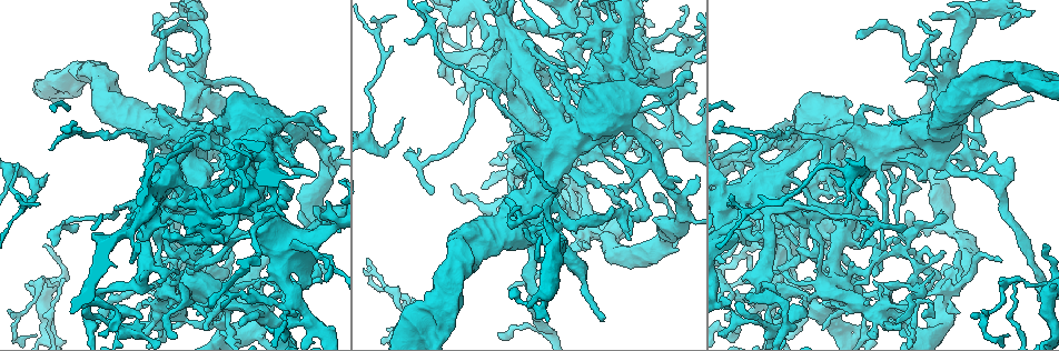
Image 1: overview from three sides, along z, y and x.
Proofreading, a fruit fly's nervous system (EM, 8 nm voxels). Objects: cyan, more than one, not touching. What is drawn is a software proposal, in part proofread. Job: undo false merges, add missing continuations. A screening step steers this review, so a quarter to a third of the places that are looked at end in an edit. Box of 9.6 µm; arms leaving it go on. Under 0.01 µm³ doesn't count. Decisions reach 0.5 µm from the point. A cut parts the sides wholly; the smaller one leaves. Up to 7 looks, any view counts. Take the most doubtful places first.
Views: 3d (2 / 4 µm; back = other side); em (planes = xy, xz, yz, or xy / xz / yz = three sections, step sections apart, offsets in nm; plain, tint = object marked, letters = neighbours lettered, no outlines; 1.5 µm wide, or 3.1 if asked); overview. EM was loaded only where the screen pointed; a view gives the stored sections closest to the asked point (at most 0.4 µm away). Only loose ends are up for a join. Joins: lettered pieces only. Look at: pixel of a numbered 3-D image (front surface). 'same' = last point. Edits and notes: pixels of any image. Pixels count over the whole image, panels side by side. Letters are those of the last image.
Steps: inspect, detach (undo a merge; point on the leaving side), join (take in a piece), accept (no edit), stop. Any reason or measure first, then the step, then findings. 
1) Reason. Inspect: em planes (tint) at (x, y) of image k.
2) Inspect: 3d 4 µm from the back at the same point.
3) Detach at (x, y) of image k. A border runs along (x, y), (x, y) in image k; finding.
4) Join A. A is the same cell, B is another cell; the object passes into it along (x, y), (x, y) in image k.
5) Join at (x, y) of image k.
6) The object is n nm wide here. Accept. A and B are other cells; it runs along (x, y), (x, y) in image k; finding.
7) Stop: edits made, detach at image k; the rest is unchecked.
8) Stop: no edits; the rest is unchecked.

Abrupt turn. Inspect: em planes (plain) at (880, 308) of image 1.

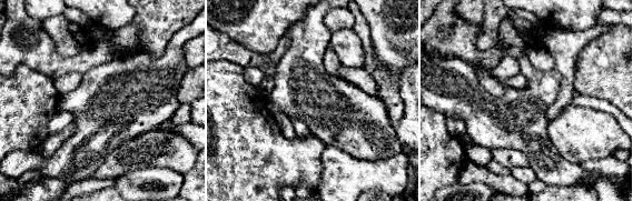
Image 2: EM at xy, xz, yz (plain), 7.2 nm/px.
Inspect: em planes (letters) at the same point.

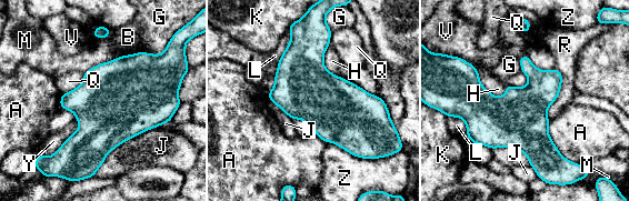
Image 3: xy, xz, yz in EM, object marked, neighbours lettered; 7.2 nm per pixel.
Accept. A, B, G, H, J, K, L, M, Q, R, V, Y and Z are other cells; a border runs along (528, 77), (523, 86), (507, 86) in image 3; one neuron here.

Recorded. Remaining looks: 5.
Calibre changes. Inspect: em planes (letters) at (182, 135) of image 1.

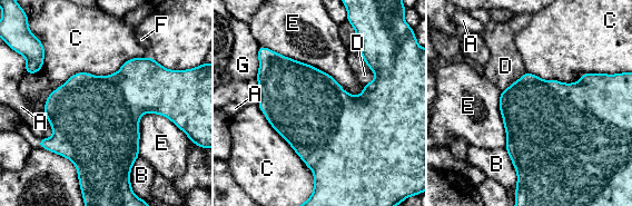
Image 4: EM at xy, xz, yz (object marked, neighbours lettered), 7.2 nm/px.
Accept. A, B, C, D, E, F and G are other cells; a border runs along (151, 57), (75, 72), (43, 114) in image 4; all the same neuron.

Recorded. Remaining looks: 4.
Tapers out. Inspect: em planes (letters) at (19, 206) of image 1.

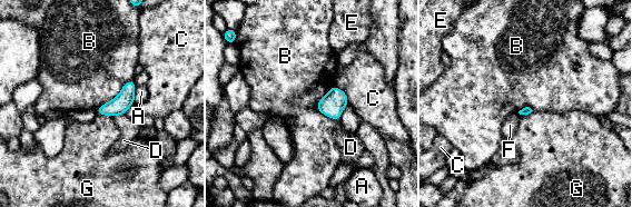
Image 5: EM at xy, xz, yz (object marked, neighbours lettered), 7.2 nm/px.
The longest contact is with B, 260 nm. Accept. A, B, C, D, E, F and G are other cells; none of them fits.

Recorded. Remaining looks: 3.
Stop: no edits; the rest is unchecked.

